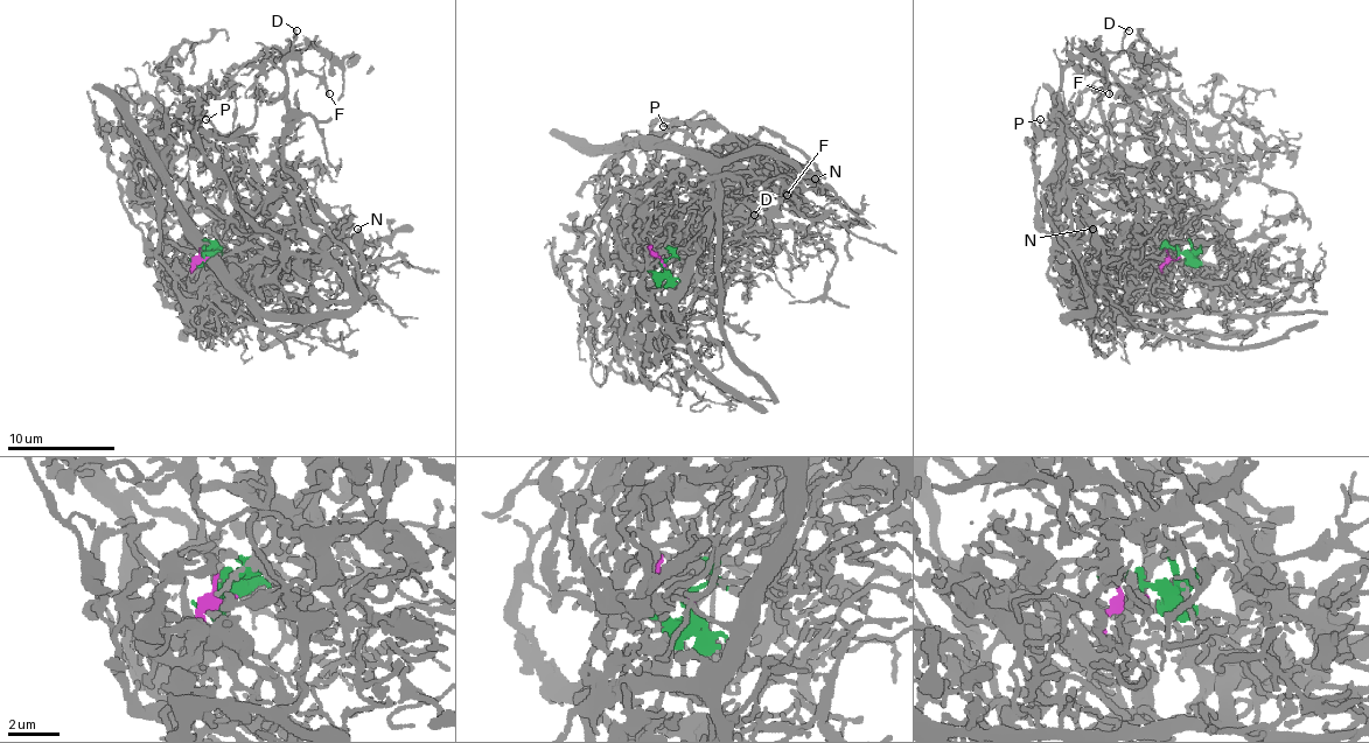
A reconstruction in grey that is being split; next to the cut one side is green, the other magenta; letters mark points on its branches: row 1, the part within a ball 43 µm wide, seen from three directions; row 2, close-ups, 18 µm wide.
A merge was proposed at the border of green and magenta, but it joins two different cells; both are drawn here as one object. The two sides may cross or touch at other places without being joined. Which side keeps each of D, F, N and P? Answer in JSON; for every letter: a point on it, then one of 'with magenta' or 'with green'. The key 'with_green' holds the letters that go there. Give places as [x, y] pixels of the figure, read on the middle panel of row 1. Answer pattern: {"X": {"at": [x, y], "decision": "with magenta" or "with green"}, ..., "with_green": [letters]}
{"D": {"at": [754, 215], "decision": "with magenta"}, "F": {"at": [787, 195], "decision": "with magenta"}, "N": {"at": [815, 179], "decision": "with magenta"}, "P": {"at": [663, 126], "decision": "with magenta"}, "with_green": []}

